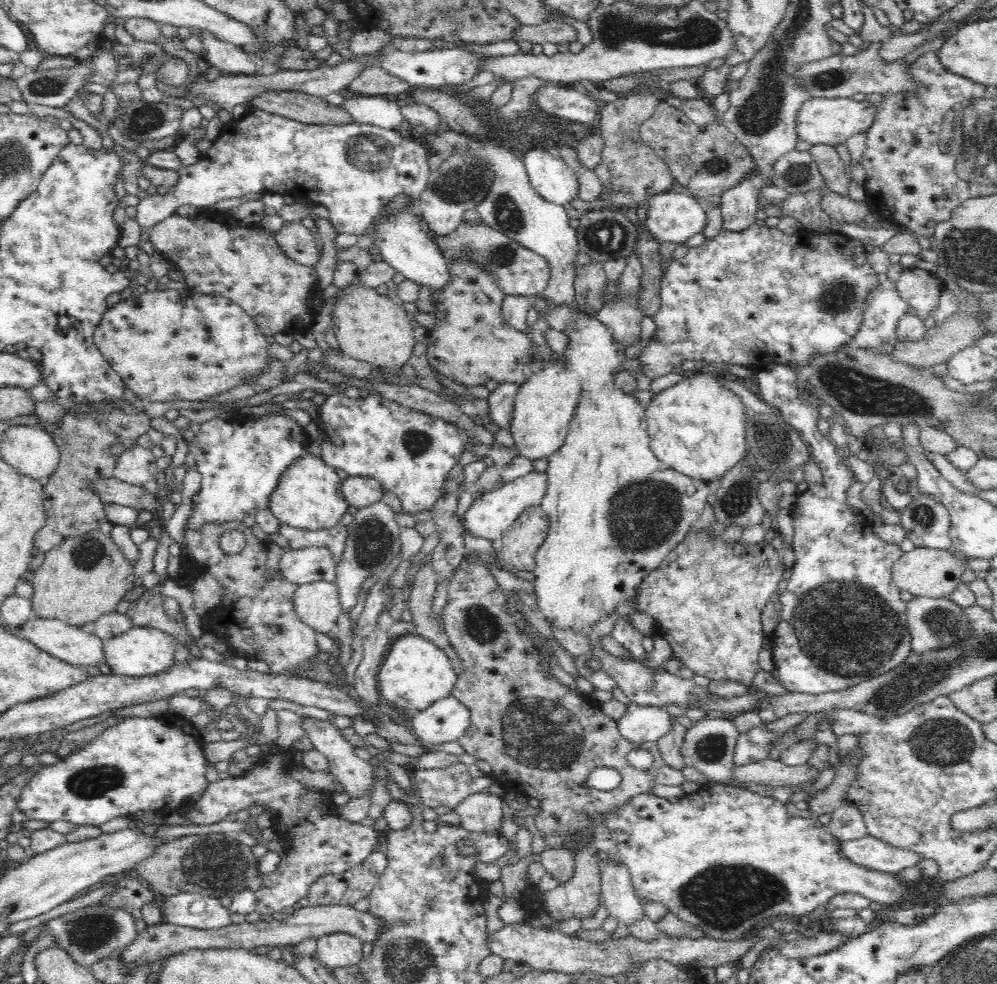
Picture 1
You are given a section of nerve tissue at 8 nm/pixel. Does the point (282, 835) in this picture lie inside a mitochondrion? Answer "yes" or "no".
no

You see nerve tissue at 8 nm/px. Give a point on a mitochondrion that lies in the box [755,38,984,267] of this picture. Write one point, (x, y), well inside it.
(838, 77)

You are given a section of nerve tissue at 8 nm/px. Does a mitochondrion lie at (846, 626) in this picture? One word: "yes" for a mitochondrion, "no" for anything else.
yes

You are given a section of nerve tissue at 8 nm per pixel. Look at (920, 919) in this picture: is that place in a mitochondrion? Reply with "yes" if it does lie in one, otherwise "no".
no

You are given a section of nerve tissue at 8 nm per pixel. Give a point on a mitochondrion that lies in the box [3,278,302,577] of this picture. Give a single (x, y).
(87, 553)

